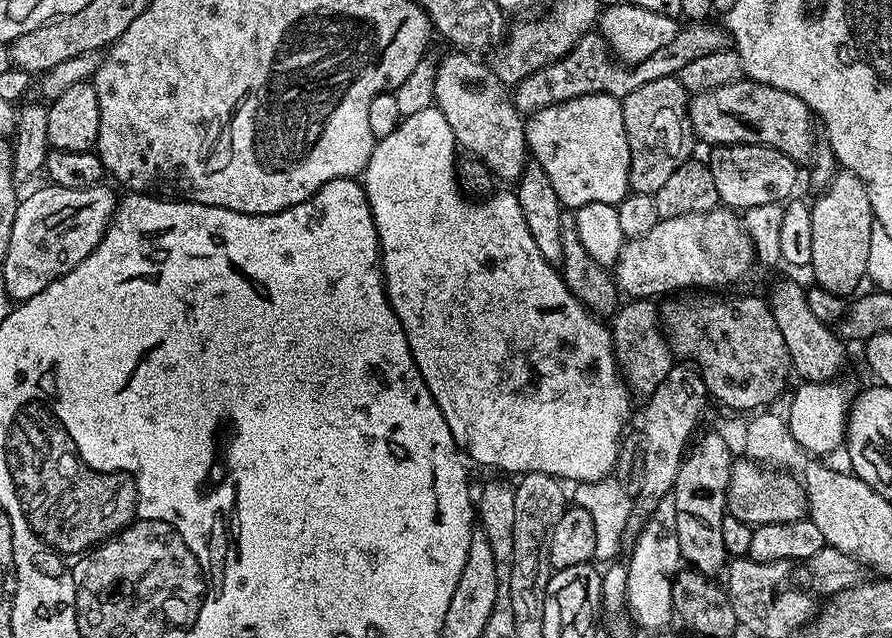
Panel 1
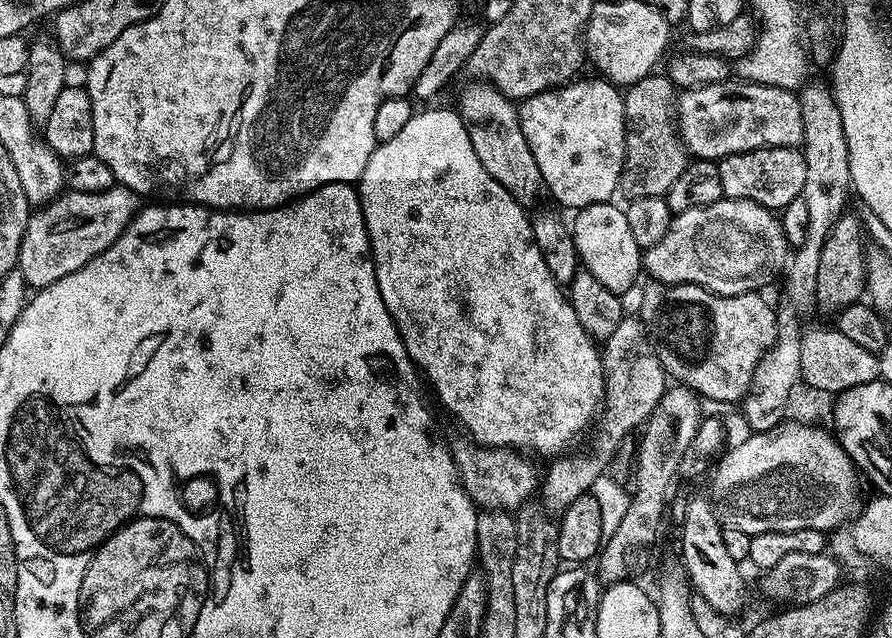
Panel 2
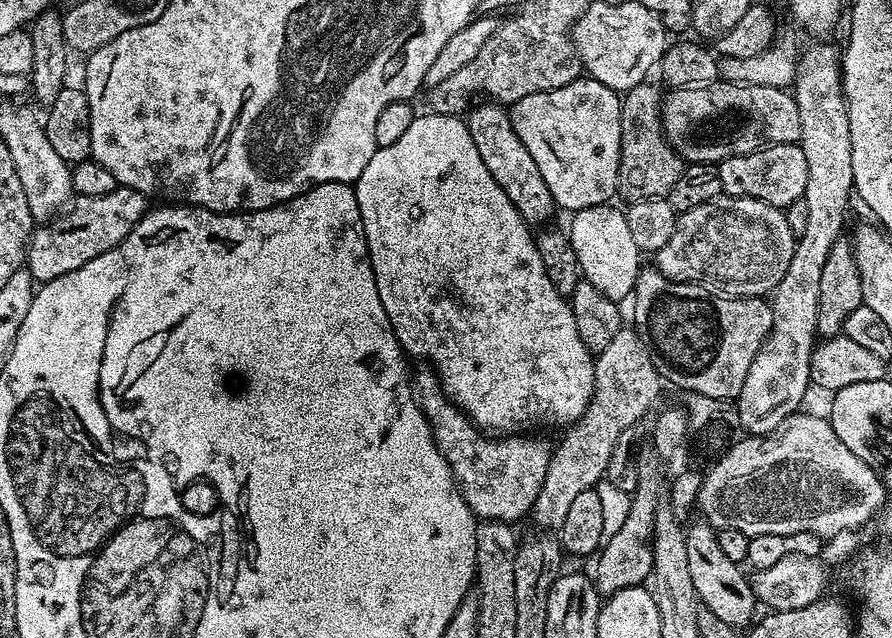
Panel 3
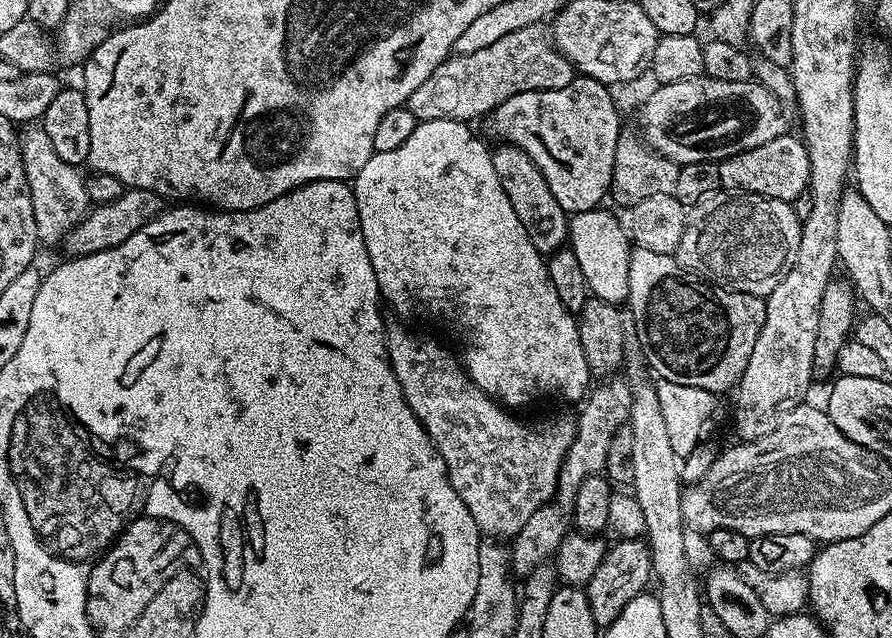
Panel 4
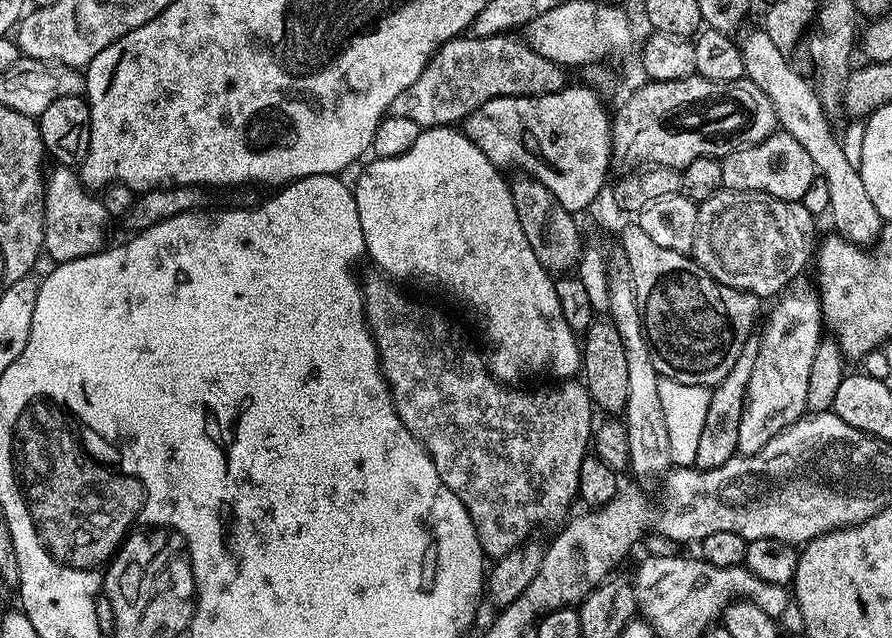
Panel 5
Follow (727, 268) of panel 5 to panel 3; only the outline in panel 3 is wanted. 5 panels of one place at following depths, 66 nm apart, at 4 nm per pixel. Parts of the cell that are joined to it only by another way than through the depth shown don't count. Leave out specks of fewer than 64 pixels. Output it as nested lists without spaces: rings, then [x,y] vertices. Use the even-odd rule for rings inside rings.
[[[715,196],[702,206],[694,206],[694,210],[679,213],[674,234],[670,234],[670,242],[654,253],[655,267],[667,280],[717,280],[720,283],[719,291],[726,296],[767,297],[775,293],[776,287],[782,282],[796,249],[797,233],[794,228],[792,232],[792,224],[784,215],[785,209],[775,208],[765,200],[755,200],[749,196]]]

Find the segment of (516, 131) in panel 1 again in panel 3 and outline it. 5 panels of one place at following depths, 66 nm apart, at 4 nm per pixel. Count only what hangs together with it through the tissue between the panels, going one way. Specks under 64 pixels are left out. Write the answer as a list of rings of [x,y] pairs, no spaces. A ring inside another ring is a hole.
[[[480,102],[467,113],[466,123],[470,138],[474,138],[474,146],[478,146],[478,154],[482,154],[482,162],[486,162],[486,170],[490,170],[494,182],[506,190],[506,198],[514,202],[514,210],[522,214],[529,226],[547,225],[558,209],[550,194],[550,186],[546,186],[546,178],[542,178],[534,158],[530,158],[530,150],[526,150],[522,138],[514,134],[509,109],[495,102]]]

